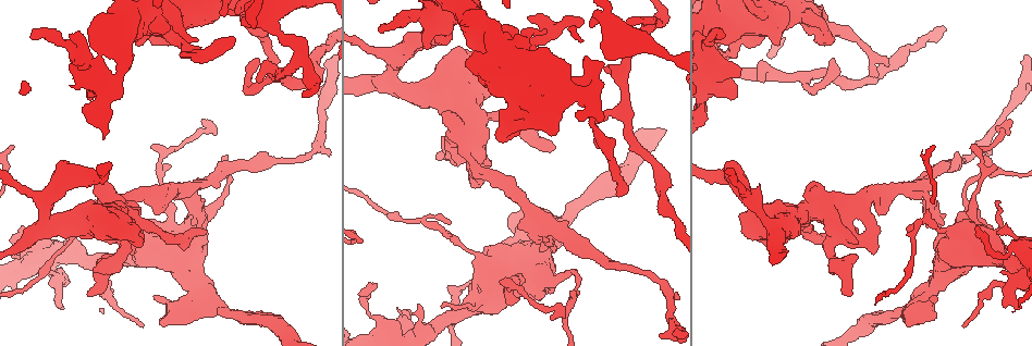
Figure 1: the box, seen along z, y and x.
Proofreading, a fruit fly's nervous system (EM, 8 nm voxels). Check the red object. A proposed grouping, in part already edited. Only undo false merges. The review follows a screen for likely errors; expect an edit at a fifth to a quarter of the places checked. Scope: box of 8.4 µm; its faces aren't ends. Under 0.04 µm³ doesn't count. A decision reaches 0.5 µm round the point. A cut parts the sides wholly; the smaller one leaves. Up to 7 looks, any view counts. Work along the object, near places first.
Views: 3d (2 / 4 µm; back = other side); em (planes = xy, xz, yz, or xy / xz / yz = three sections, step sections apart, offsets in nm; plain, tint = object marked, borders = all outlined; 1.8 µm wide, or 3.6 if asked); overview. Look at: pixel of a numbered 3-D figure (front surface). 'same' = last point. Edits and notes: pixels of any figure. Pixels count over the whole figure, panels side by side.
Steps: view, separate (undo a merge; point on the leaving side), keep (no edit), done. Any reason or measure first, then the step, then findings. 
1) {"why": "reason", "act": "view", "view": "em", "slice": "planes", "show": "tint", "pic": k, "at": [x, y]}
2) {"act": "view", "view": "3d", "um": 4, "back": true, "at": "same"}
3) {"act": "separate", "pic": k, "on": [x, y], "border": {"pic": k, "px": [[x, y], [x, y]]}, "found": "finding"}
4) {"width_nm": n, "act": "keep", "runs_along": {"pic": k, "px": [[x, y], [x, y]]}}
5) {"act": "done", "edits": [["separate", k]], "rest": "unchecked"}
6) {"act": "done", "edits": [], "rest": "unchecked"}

{"why": "thick turns thin", "act": "view", "view": "em", "slice": "planes", "show": "tint", "pic": 1, "at": [470, 136]}

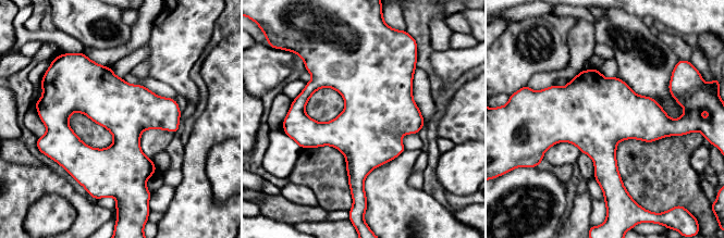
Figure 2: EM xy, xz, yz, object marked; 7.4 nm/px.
{"act": "keep", "found": "all the same cell"}

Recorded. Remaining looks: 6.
{"why": "thick turns thin", "act": "view", "view": "3d", "um": 4, "back": true, "pic": 1, "at": [494, 294]}

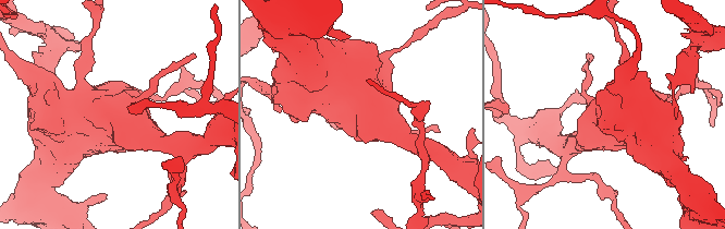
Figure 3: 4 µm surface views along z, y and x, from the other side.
{"why": "shape alone is not enough", "act": "view", "view": "em", "um": 3.6, "slice": "xy", "step": 8, "show": "tint", "pic": 3, "at": [359, 108]}

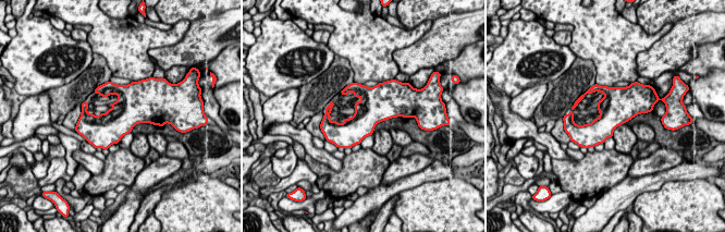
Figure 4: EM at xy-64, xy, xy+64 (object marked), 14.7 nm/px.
{"why": "another direction", "act": "view", "view": "em", "um": 3.6, "slice": "planes", "show": "tint", "at": "same"}

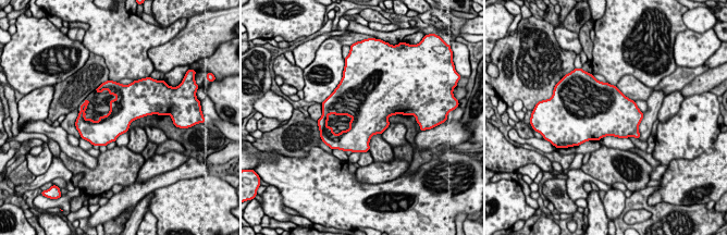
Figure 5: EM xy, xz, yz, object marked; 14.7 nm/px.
{"act": "keep", "found": "continuous, no second cell"}

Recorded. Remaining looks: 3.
{"why": "three arms meet", "act": "view", "view": "em", "slice": "planes", "show": "tint", "pic": 1, "at": [195, 295]}

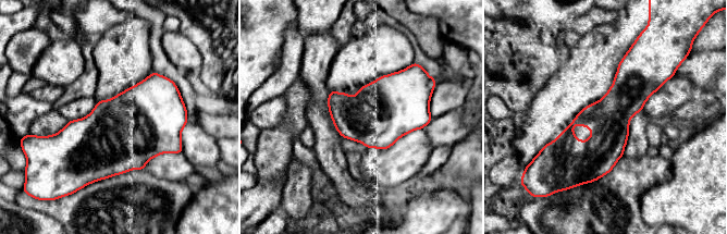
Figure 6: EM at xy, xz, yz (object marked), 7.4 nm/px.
{"act": "keep", "runs_along": {"pic": 6, "px": [[630, 56], [589, 179]]}, "found": "continuous, no second cell"}

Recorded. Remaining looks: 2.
{"act": "done", "edits": [], "rest": "unchecked"}

